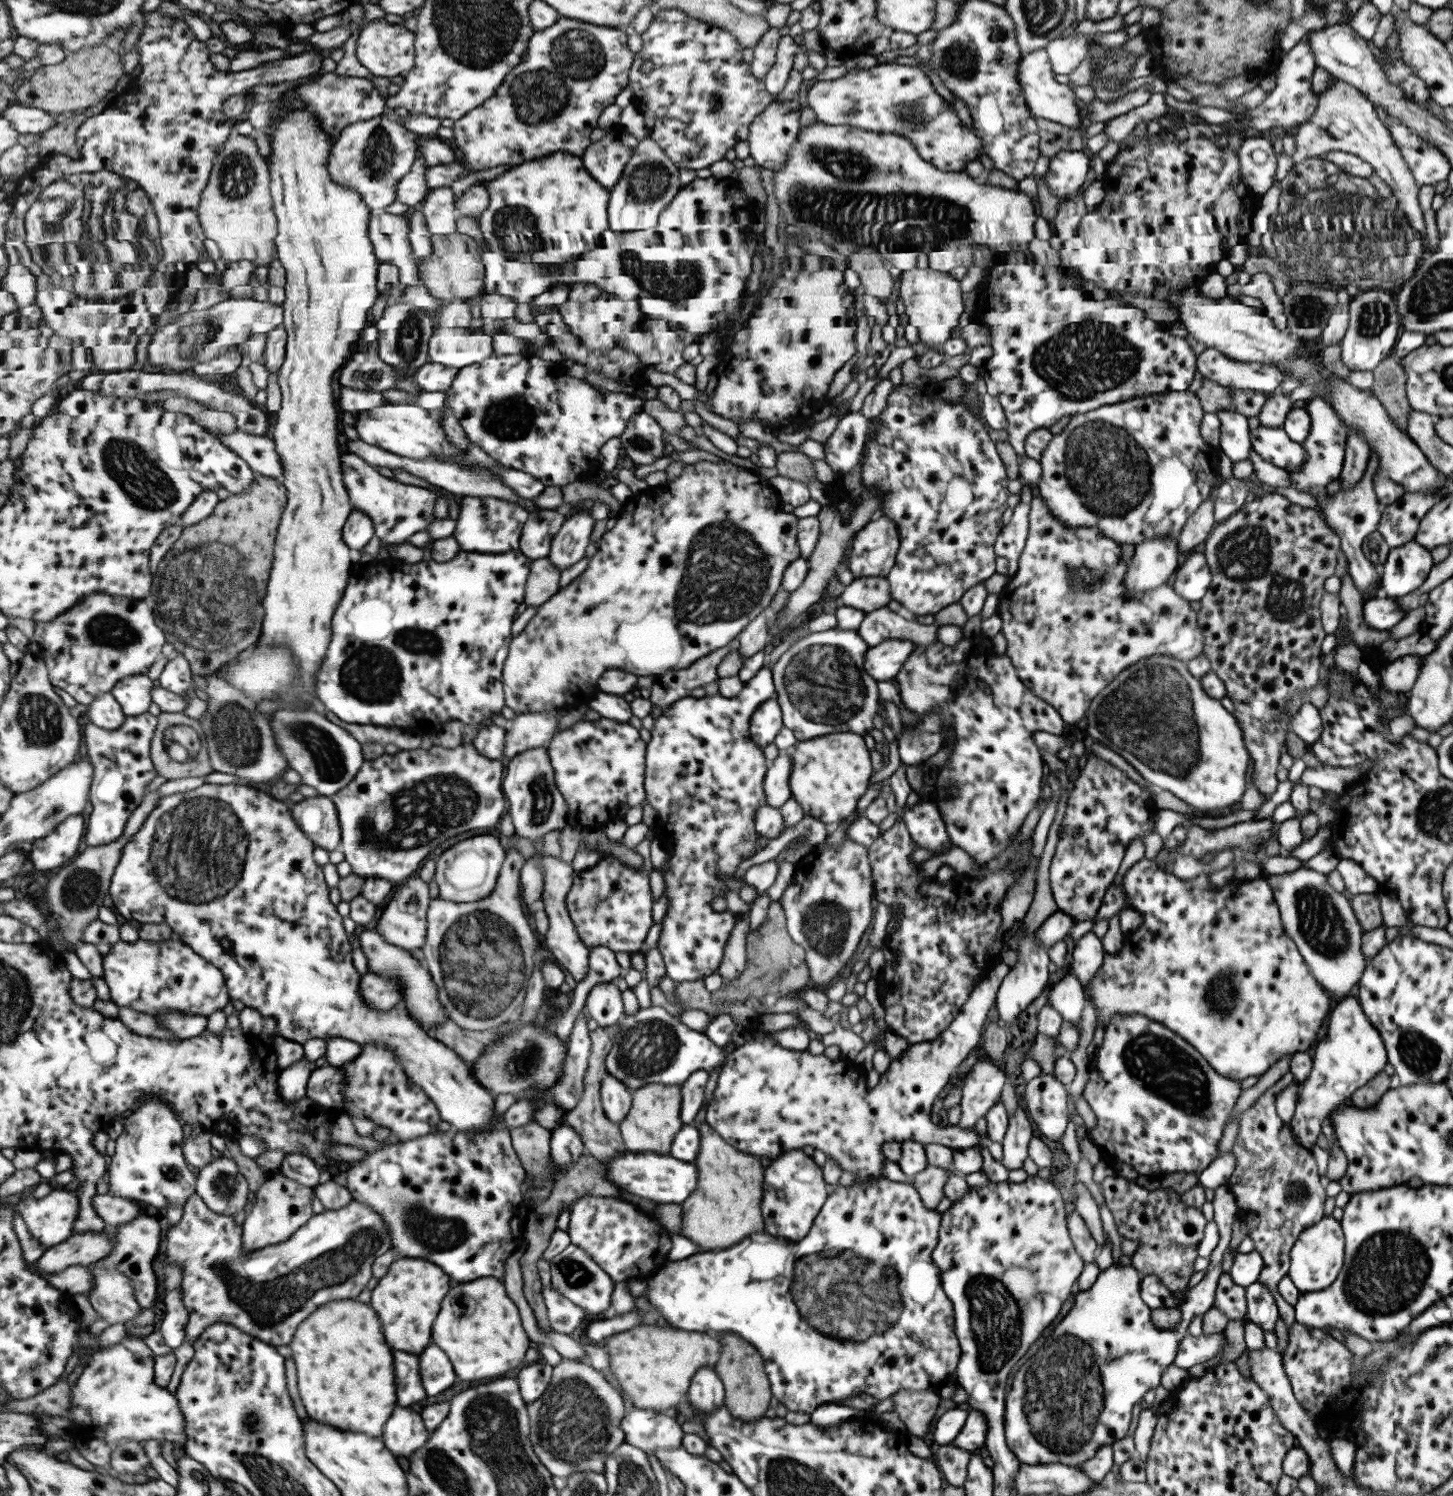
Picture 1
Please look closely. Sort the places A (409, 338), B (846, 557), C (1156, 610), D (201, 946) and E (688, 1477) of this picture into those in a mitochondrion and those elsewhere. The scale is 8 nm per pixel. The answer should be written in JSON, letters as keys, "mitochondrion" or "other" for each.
{"A":"mitochondrion","B":"other","C":"other","D":"other","E":"other"}

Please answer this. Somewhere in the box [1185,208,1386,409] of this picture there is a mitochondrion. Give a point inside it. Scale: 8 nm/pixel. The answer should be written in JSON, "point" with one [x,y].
{"point":[1308,310]}

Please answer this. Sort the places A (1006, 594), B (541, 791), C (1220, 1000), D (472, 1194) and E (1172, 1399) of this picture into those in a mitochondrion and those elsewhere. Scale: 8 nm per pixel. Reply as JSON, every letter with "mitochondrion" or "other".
{"A":"other","B":"mitochondrion","C":"mitochondrion","D":"other","E":"other"}

